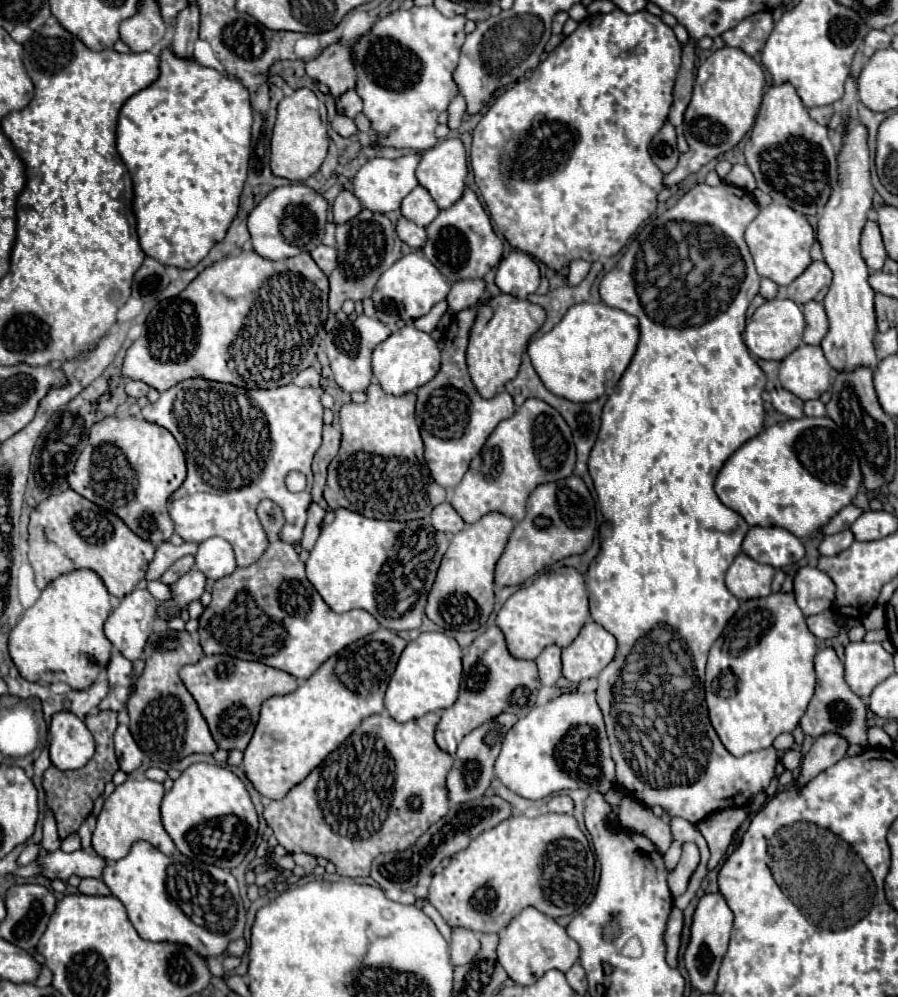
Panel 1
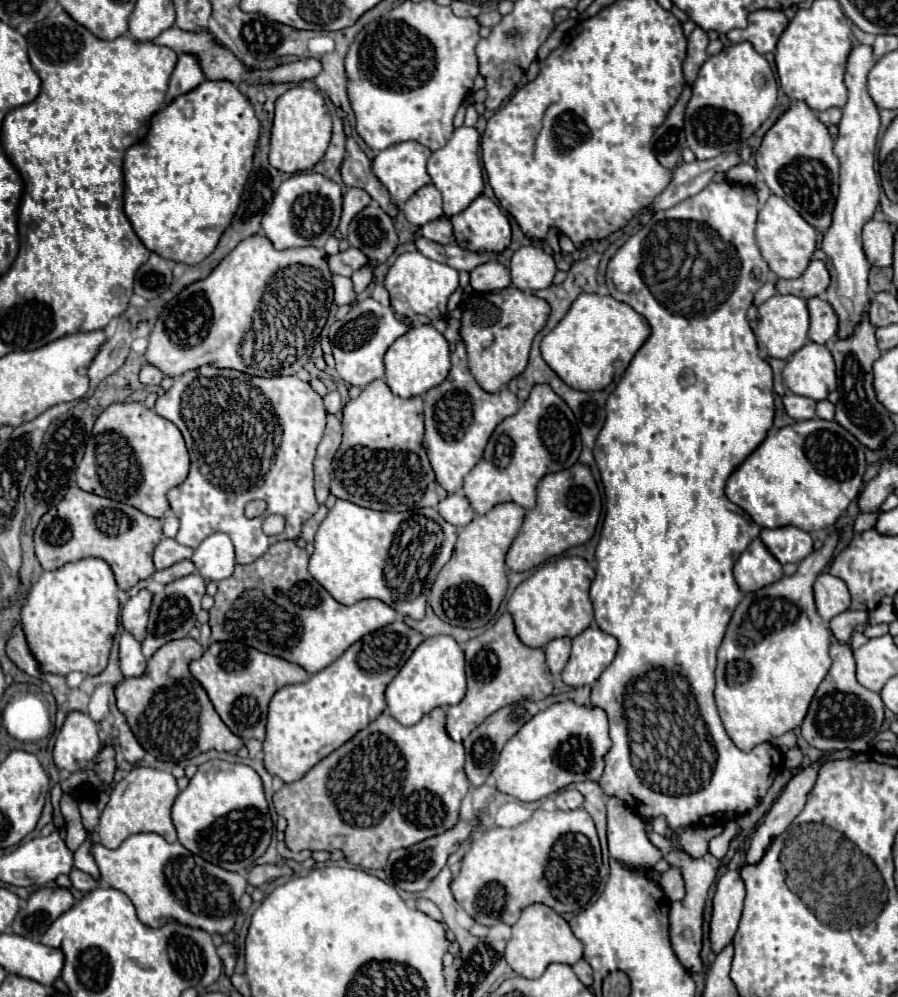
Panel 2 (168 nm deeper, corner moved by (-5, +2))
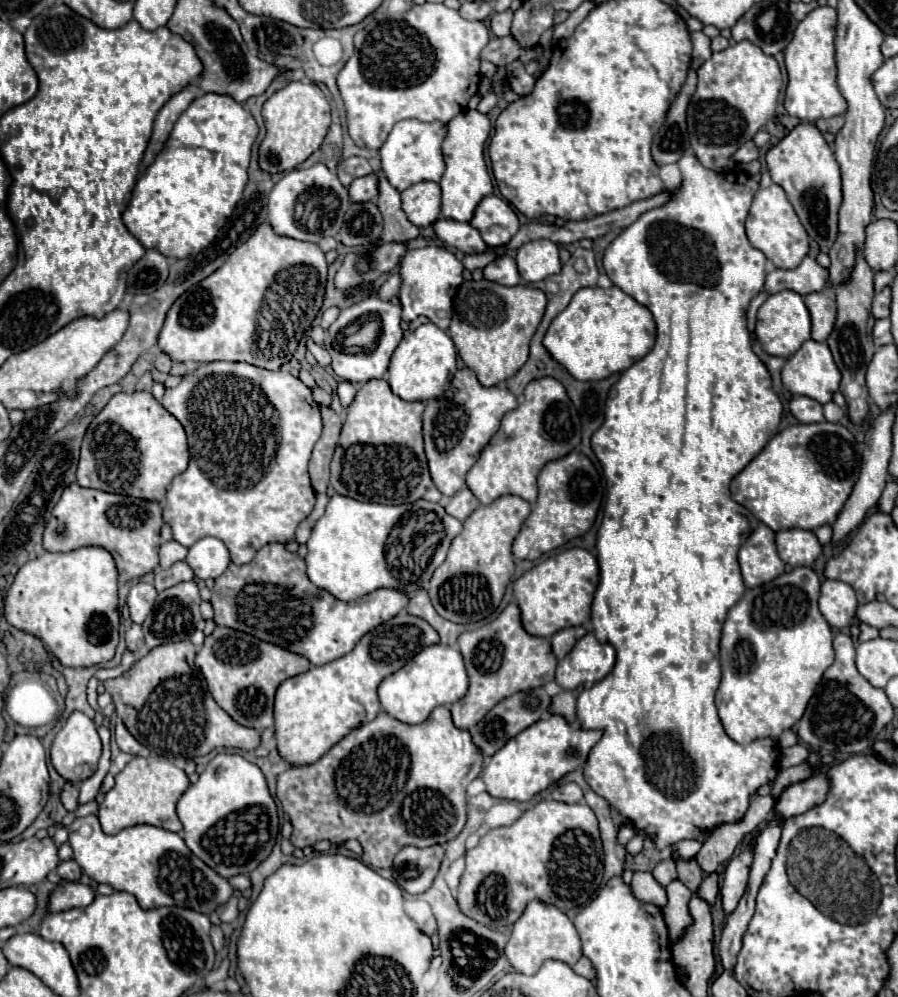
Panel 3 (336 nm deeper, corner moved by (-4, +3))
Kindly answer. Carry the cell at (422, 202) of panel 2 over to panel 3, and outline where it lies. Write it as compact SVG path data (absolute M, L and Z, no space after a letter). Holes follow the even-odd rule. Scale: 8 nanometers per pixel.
M419 182L401 192L403 210L417 228L431 226L441 210L441 188L435 182Z

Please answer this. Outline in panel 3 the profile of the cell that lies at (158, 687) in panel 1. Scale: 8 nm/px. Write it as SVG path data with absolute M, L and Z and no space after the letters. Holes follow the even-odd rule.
M169 642L165 646L153 648L119 678L105 680L103 686L115 702L117 716L125 722L127 730L145 748L149 748L151 754L169 760L193 760L209 754L219 746L255 750L261 742L259 732L233 722L233 718L229 718L229 714L217 706L207 690L203 676L195 670L193 658L195 646L191 642Z

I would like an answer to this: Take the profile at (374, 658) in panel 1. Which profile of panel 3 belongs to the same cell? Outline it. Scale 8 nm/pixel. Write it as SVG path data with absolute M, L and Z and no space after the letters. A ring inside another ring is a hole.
M401 610L395 618L377 626L371 634L365 634L349 654L325 666L315 666L305 674L287 678L277 688L273 710L279 756L291 766L317 762L333 744L349 734L349 730L379 714L379 682L405 666L413 654L437 642L439 634L425 620Z

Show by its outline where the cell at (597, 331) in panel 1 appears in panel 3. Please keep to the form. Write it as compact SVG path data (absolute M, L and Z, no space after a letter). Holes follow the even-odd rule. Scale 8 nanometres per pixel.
M593 286L593 288L581 288L569 302L569 306L557 314L557 318L551 322L543 346L547 352L579 382L595 382L609 378L615 372L627 370L633 362L643 358L655 344L655 322L651 312L637 304L629 294L619 290L617 286L611 286L607 290Z

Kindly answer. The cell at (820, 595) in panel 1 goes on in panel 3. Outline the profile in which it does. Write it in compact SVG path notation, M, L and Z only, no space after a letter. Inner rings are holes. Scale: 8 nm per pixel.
M823 580L819 610L829 622L829 626L835 626L835 628L851 626L855 608L857 608L857 598L849 584L839 580Z

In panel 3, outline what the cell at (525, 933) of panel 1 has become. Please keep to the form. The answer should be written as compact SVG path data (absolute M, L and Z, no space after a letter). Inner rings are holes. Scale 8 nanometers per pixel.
M533 900L527 904L521 918L513 924L513 934L505 946L505 956L509 958L515 972L521 974L535 974L541 968L541 964L549 958L573 966L581 958L581 940L565 912L561 912L553 904Z

